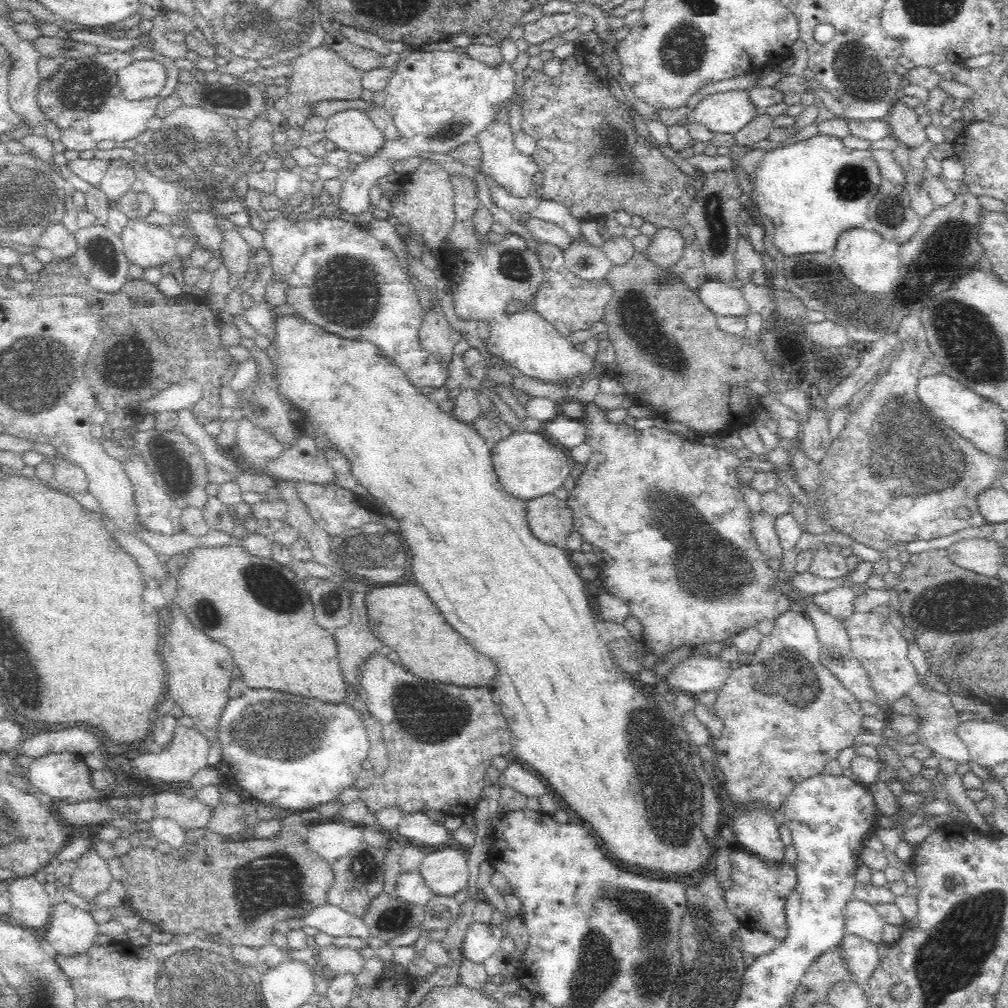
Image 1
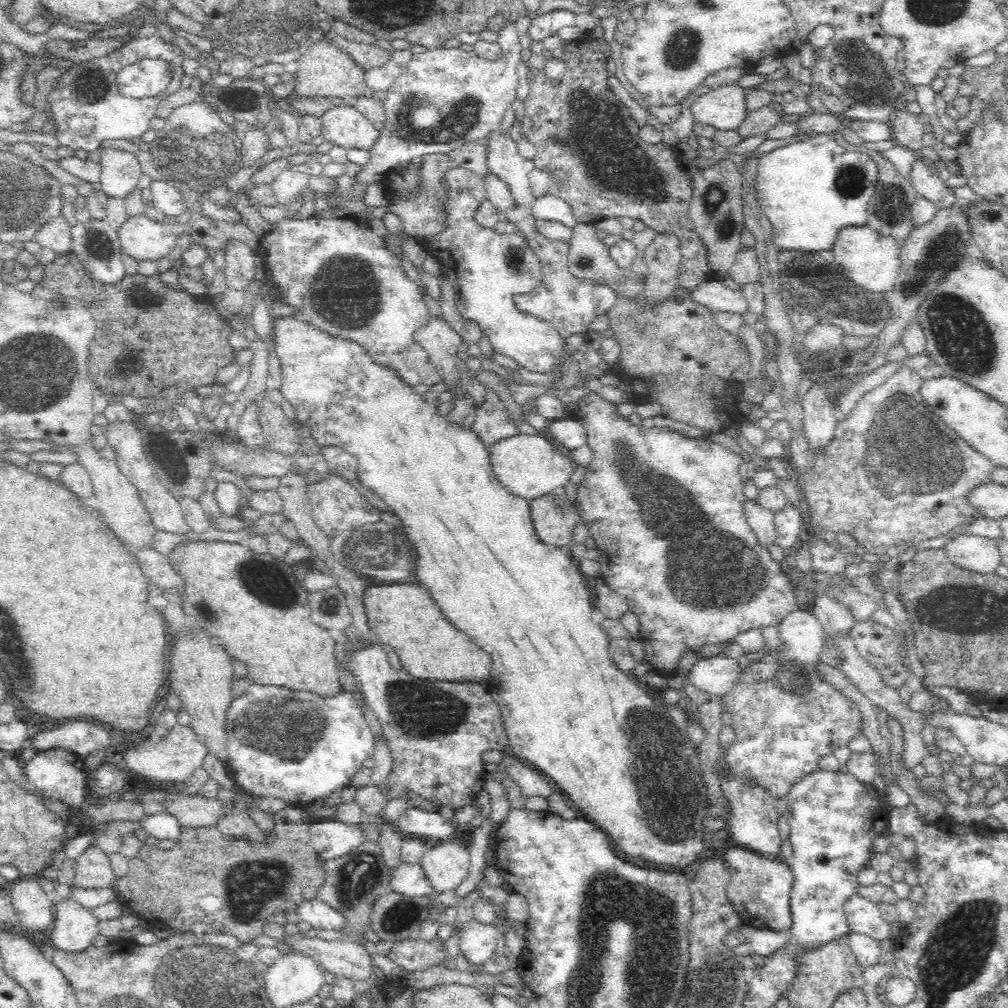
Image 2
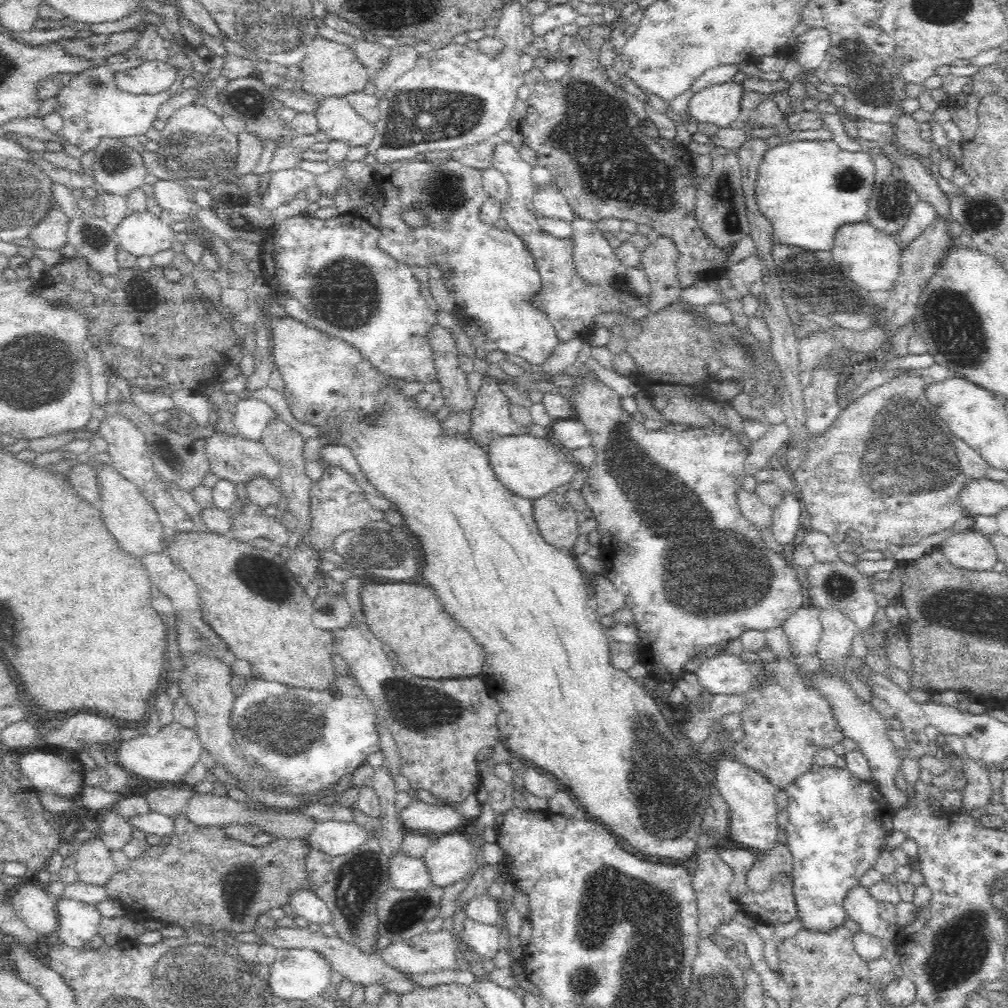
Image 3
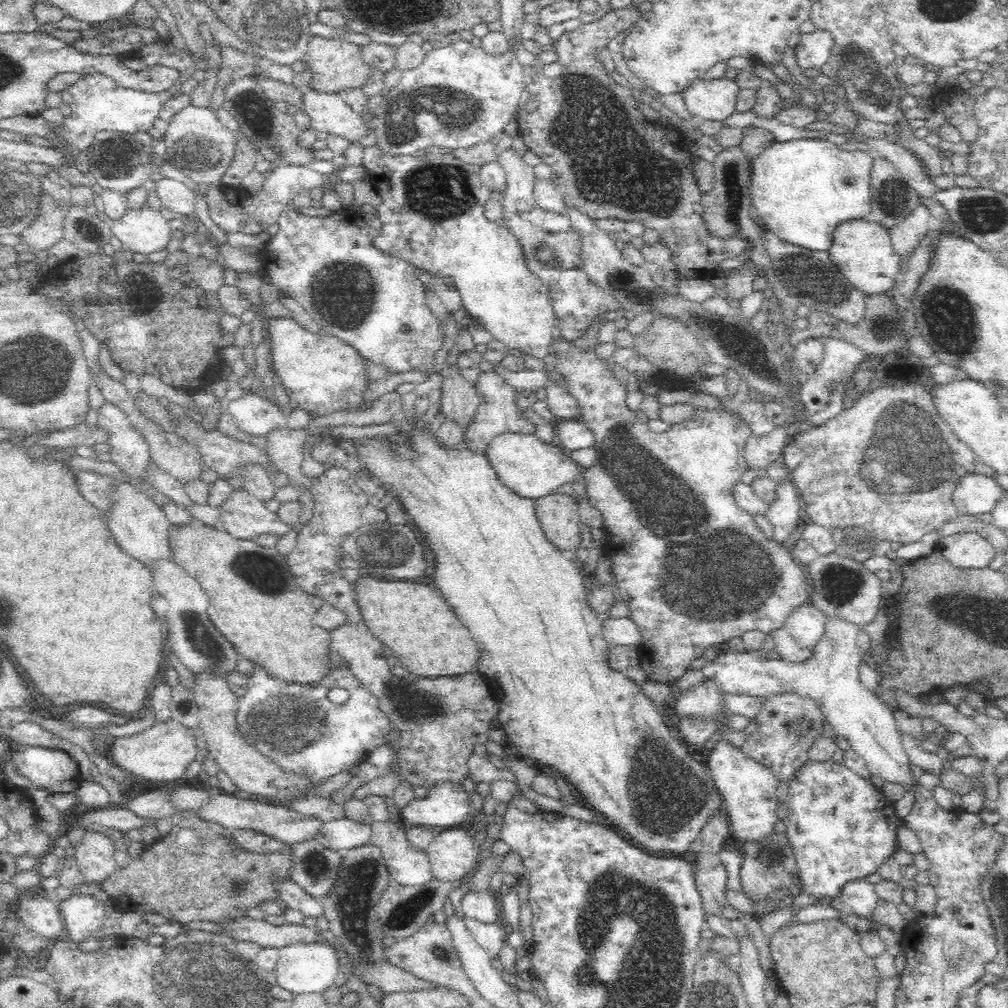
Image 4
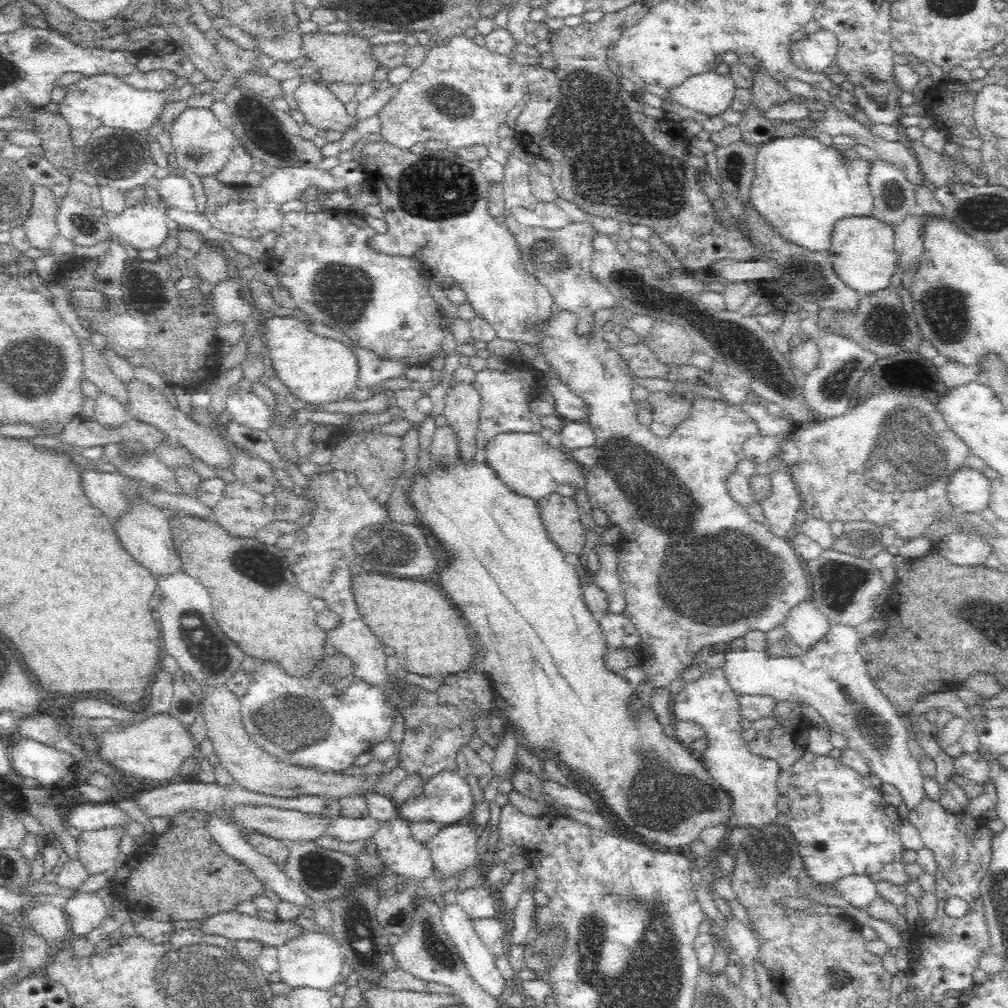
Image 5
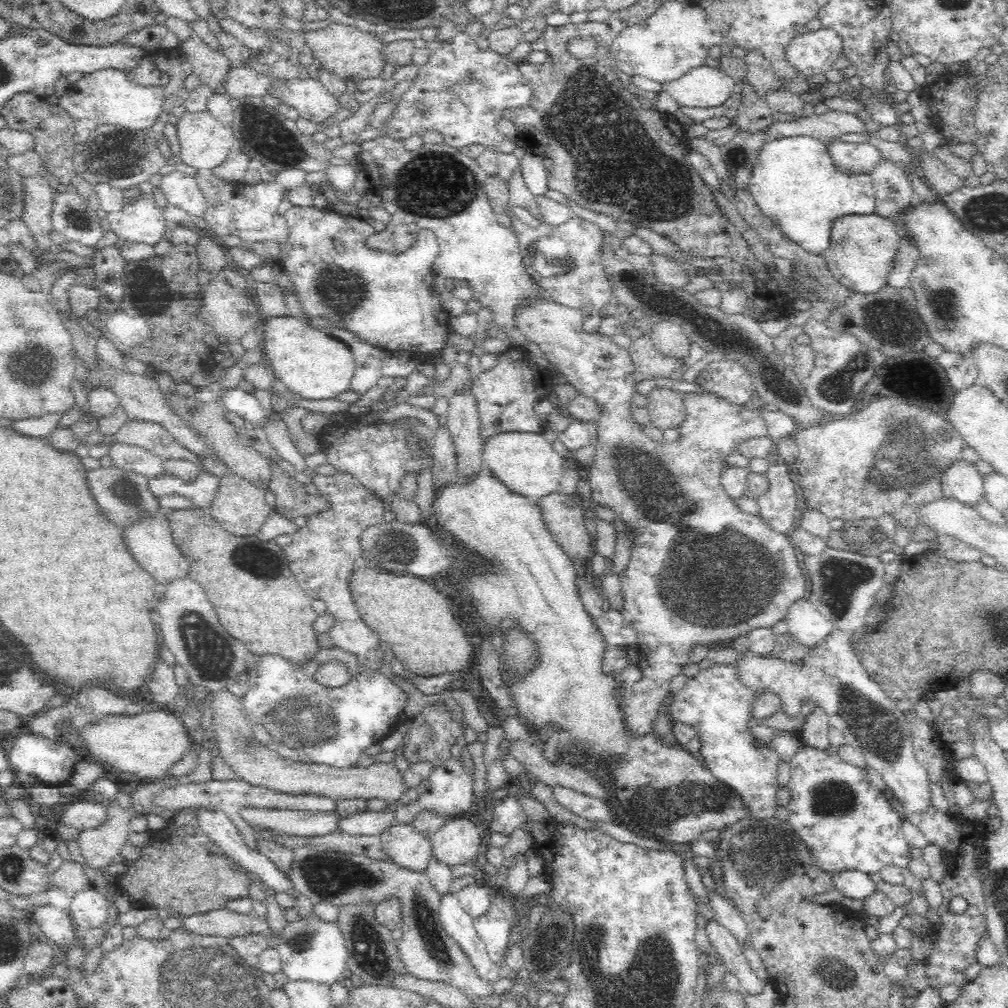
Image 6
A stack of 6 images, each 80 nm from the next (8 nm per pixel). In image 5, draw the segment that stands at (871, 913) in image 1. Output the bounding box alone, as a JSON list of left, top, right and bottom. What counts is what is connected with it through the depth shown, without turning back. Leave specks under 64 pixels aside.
[834,875,879,910]

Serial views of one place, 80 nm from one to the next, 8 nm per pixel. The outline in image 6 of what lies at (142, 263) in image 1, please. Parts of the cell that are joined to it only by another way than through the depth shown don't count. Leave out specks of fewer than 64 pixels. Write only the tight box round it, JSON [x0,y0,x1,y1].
[107,196,168,246]

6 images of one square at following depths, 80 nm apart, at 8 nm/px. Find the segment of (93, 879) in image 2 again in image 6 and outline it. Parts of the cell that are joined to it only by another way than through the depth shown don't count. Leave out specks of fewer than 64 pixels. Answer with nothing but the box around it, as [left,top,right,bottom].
[77,808,134,870]

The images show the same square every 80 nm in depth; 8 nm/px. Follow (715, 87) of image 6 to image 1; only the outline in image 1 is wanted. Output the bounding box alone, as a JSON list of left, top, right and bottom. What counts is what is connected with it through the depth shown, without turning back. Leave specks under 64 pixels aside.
[690,90,763,135]

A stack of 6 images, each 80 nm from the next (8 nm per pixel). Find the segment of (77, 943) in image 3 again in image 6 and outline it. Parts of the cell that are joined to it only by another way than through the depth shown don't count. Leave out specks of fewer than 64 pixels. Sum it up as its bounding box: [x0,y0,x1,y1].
[70,886,108,935]

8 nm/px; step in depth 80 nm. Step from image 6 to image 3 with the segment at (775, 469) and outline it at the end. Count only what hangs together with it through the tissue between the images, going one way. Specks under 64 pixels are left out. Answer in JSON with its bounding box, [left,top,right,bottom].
[773,494,801,544]

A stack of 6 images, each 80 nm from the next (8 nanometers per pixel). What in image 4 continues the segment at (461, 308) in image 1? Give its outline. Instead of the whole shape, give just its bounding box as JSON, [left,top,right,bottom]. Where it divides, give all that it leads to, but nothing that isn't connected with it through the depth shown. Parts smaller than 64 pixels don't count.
[361,146,558,360]

